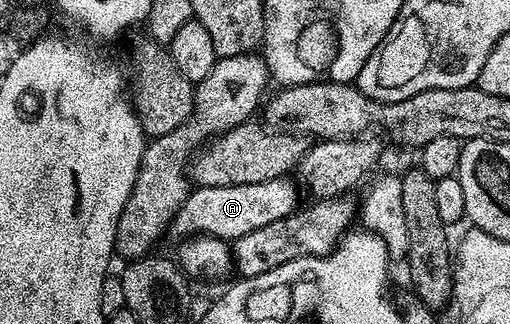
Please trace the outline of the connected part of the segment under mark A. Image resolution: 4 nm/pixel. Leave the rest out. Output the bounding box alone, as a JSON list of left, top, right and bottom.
[170,178,297,242]

